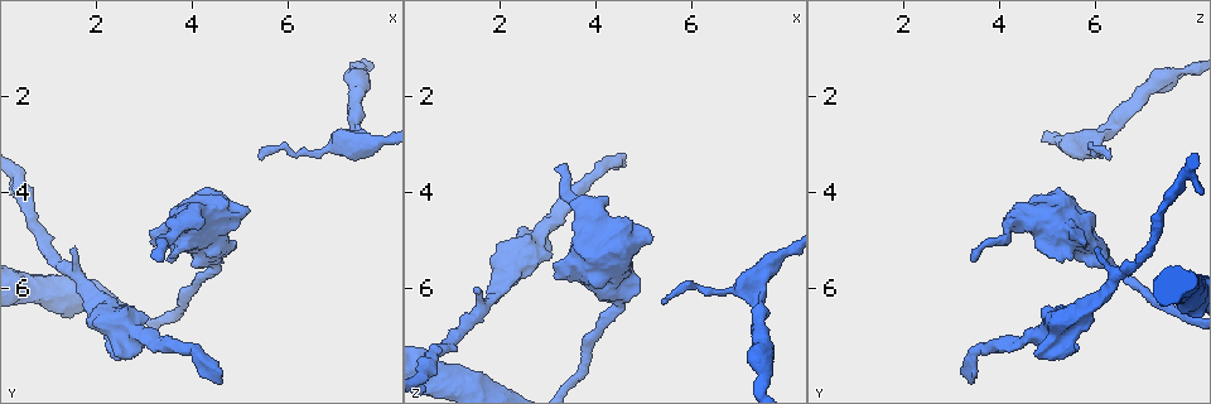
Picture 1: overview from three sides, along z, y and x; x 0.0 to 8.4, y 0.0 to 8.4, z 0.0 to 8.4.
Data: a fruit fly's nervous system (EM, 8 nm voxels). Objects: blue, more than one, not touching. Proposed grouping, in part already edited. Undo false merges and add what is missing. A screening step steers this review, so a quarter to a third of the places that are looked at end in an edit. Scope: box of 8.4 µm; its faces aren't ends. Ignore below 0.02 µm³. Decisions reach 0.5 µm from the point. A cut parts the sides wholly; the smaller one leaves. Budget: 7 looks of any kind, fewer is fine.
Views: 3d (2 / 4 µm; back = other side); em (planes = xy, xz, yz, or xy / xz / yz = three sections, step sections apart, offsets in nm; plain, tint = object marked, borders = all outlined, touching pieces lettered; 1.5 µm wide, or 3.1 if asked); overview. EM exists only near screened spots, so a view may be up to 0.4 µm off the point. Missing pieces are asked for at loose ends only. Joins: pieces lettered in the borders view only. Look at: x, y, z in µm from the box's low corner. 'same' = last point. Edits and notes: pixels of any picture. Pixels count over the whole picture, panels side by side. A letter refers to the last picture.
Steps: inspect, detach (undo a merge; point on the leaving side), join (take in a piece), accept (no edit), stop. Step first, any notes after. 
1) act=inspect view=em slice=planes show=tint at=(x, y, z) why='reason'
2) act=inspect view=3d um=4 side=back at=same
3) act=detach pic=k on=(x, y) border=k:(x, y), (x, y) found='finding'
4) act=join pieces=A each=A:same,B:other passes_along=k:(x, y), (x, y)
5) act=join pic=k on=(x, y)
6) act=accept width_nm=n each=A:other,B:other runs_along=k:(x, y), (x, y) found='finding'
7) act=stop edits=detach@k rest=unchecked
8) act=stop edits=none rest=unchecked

act=inspect view=em slice=yz step=4 show=tint at=(3.30, 5.45, 3.40) why='branch stops here'

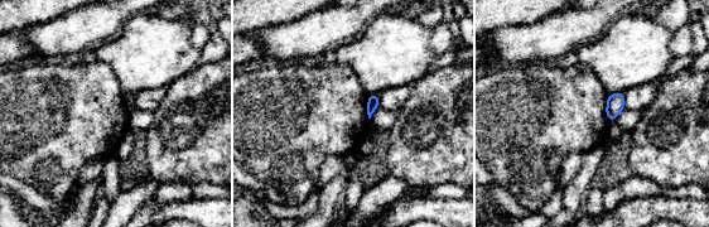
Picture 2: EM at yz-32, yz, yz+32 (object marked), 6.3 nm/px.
act=inspect view=em slice=planes show=borders at=same why='cut it another way'

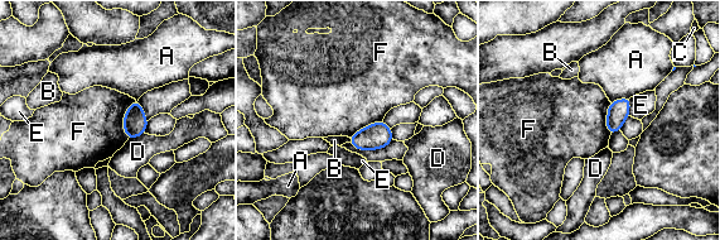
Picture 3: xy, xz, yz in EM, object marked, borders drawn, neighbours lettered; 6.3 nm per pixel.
act=accept width_nm=100 longest_contact=F:260nm each=A:other,B:other,C:other,D:other,E:other,F:other found='none of them fits'

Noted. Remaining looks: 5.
act=inspect view=em slice=yz step=4 show=plain at=(2.45, 6.95, 5.20) why='abrupt turn'

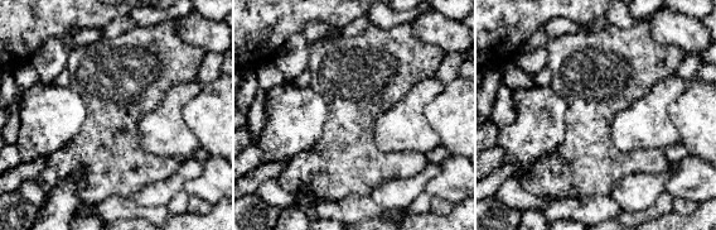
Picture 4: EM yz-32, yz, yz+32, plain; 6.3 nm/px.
act=inspect view=em slice=yz step=4 show=borders at=same why='see the neighbours'

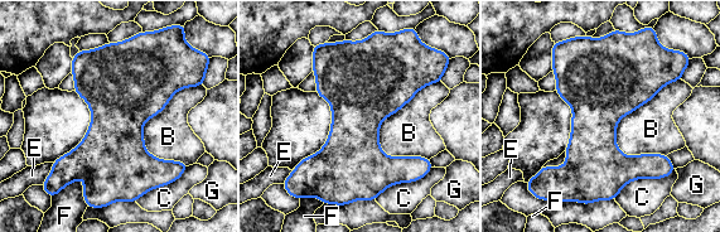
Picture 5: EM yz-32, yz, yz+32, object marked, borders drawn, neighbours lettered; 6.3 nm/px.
act=accept longest_contact=B:600nm each=B:other,C:other,E:other,F:other,G:other border=5:(438, 82), (381, 122), (383, 154) found='continuous, no second neuron'

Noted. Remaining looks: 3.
act=inspect view=em slice=planes show=plain at=(7.50, 1.45, 7.90) why='thick turns thin'

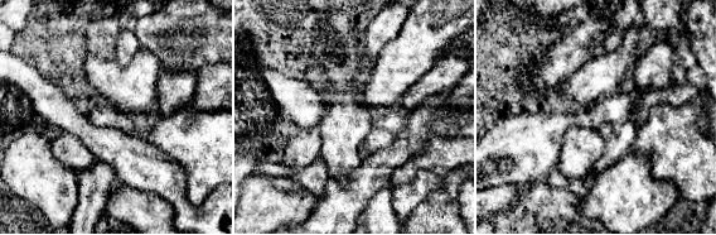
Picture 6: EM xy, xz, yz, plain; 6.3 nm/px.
act=inspect view=em slice=planes show=borders at=same why='see the neighbours'

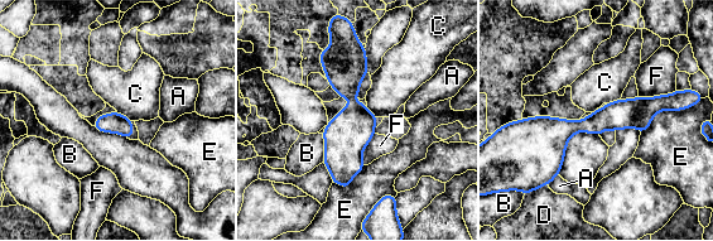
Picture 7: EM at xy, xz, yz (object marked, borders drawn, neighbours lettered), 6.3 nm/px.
act=accept each=A:other,B:other,C:other,D:other,E:other,F:other runs_along=7:(674, 106), (524, 126) found='continuous, no second neuron'

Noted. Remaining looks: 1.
act=stop edits=none rest=unchecked

